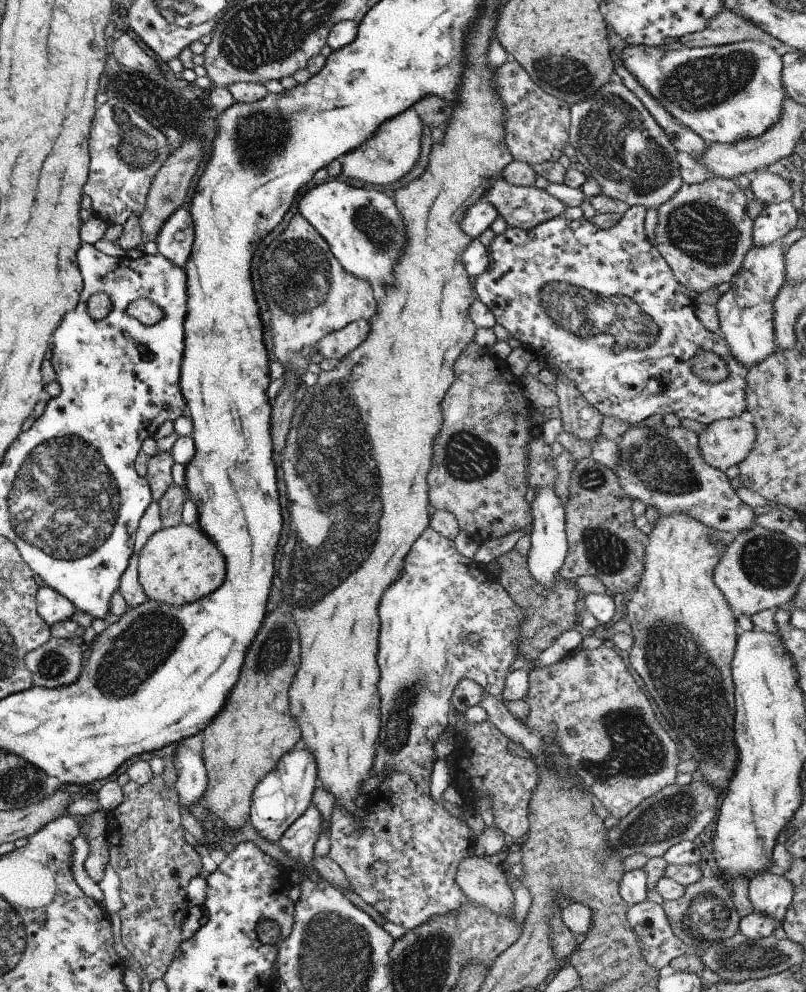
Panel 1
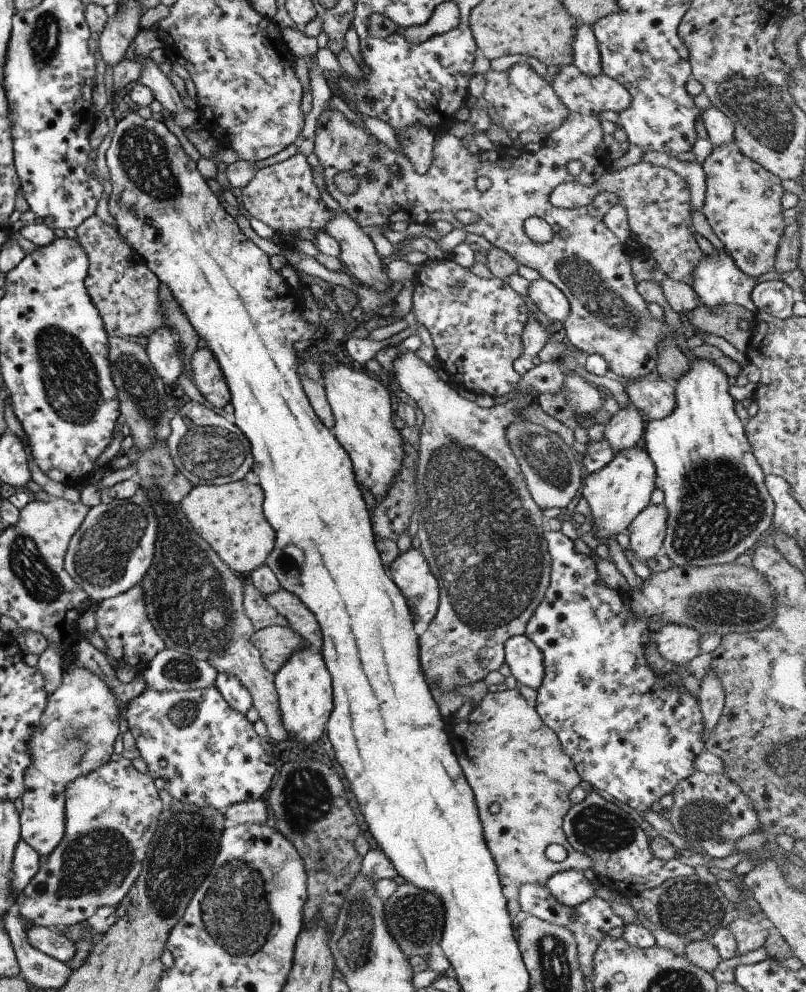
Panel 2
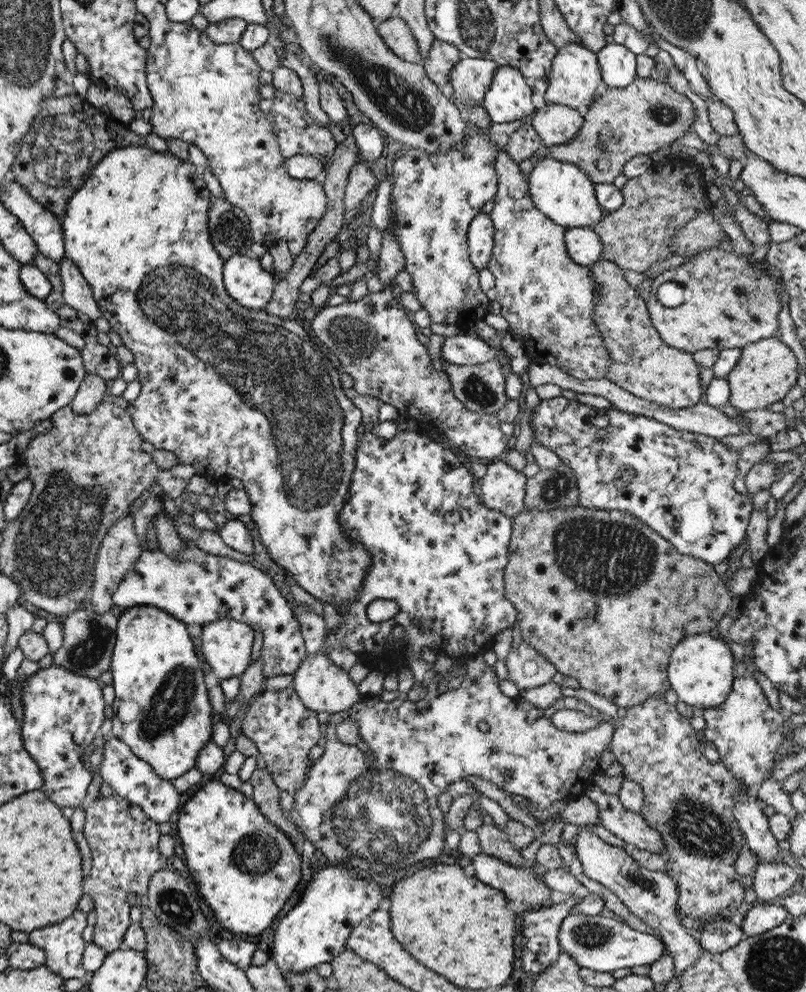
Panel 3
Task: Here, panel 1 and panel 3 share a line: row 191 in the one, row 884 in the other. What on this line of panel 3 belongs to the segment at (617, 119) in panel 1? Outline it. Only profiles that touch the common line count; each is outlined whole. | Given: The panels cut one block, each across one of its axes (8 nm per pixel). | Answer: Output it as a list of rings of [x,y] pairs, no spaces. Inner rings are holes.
[[[583,828],[578,830],[574,849],[583,874],[610,890],[631,914],[639,918],[643,924],[647,924],[649,928],[653,928],[655,934],[659,934],[665,950],[673,958],[675,976],[696,962],[699,951],[703,952],[703,949],[697,939],[693,939],[689,931],[681,925],[677,905],[675,905],[677,900],[675,880],[664,872],[646,870],[624,848],[607,844]]]

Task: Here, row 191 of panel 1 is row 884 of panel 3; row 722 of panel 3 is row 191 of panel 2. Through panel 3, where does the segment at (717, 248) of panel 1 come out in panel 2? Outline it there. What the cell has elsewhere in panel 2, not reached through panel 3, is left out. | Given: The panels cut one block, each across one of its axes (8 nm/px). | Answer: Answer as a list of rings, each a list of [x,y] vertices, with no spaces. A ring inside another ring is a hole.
[[[642,160],[619,171],[608,170],[599,176],[593,186],[598,192],[613,193],[623,206],[631,237],[640,243],[646,251],[646,257],[653,259],[670,280],[691,286],[693,266],[703,258],[703,252],[691,234],[694,232],[689,217],[692,208],[685,179],[679,178],[666,167]]]

